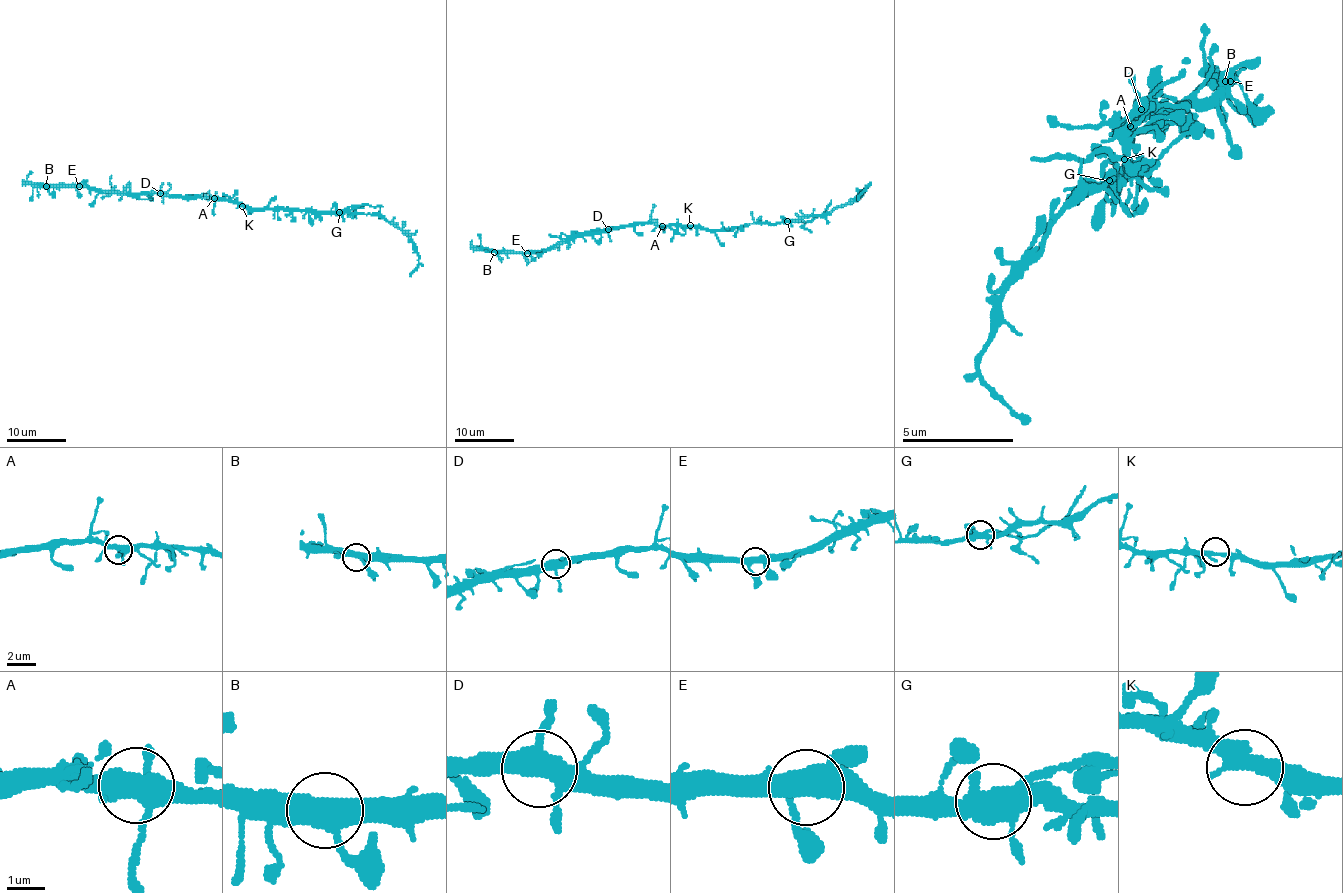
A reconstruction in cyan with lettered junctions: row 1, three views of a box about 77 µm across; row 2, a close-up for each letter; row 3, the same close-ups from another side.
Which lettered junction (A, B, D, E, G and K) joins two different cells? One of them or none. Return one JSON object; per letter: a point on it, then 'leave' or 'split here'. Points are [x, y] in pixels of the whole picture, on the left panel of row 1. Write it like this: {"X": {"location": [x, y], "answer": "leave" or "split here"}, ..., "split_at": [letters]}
{"A": {"location": [214, 198], "answer": "leave"}, "B": {"location": [46, 186], "answer": "leave"}, "D": {"location": [160, 193], "answer": "leave"}, "E": {"location": [79, 186], "answer": "leave"}, "G": {"location": [339, 212], "answer": "split here"}, "K": {"location": [242, 206], "answer": "leave"}, "split_at": ["G"]}

